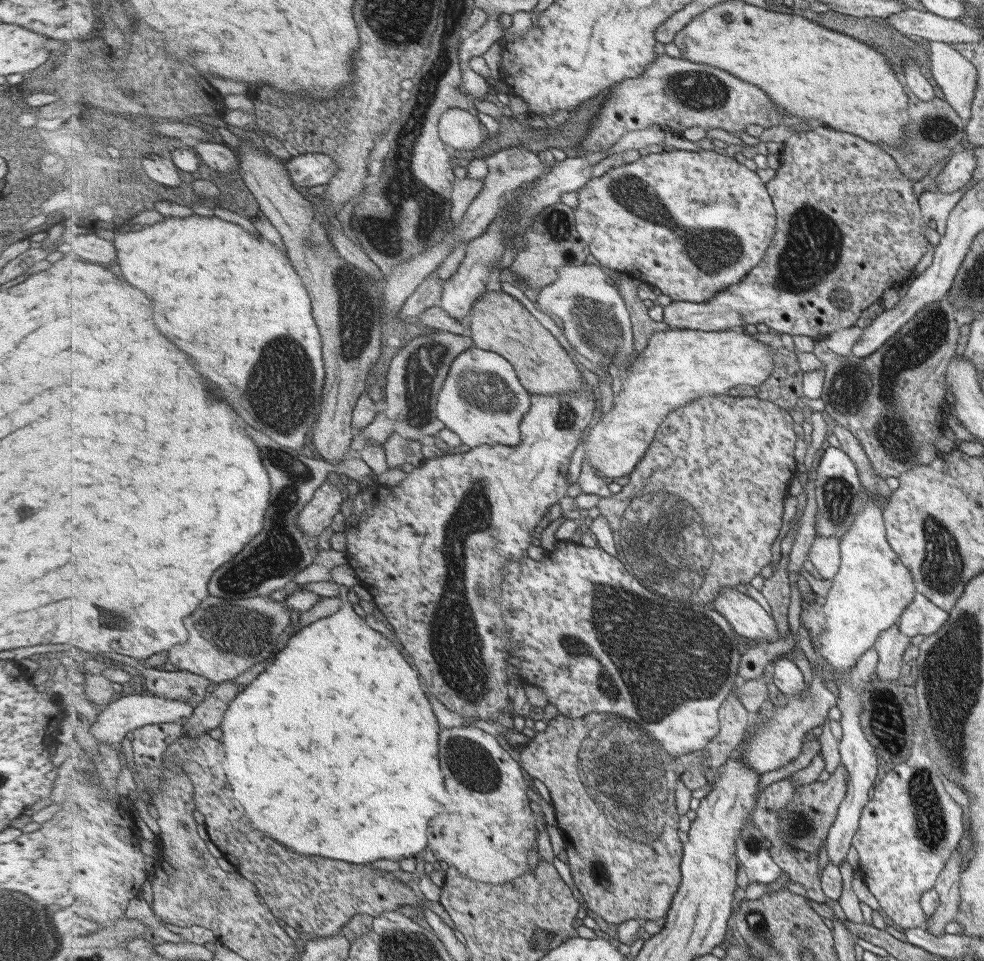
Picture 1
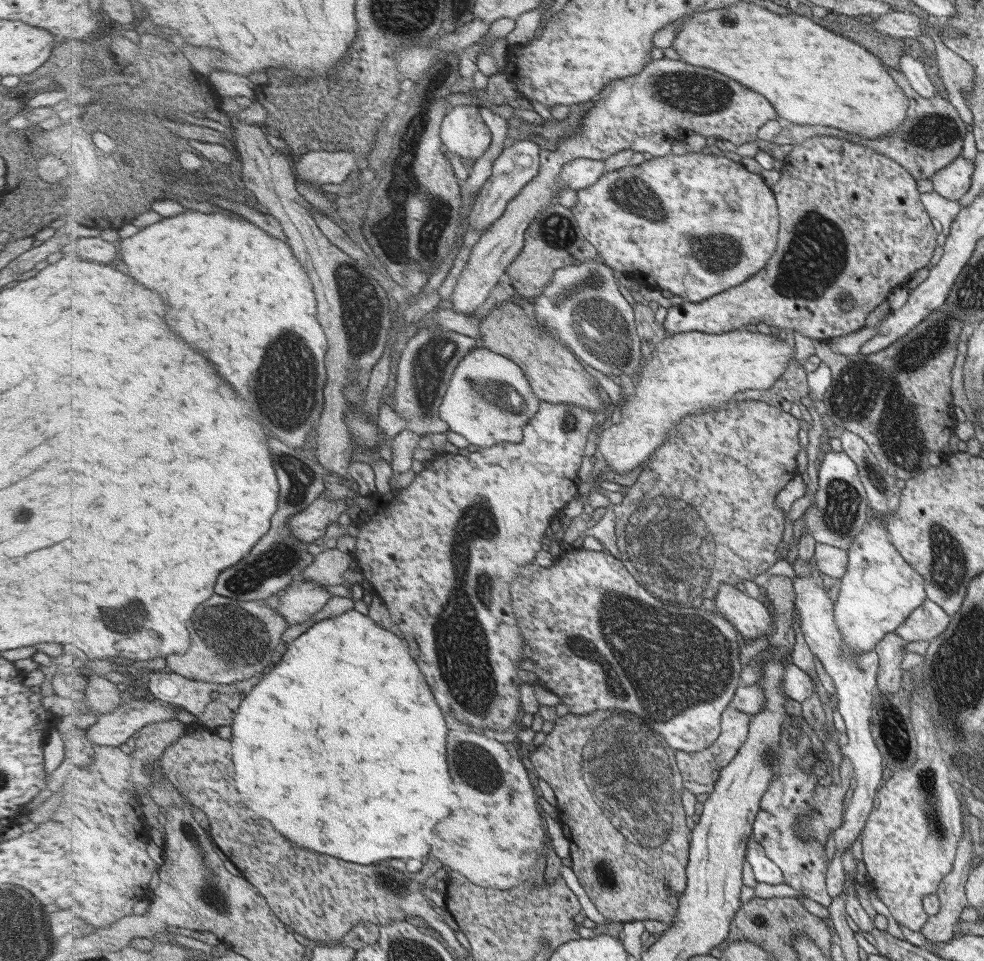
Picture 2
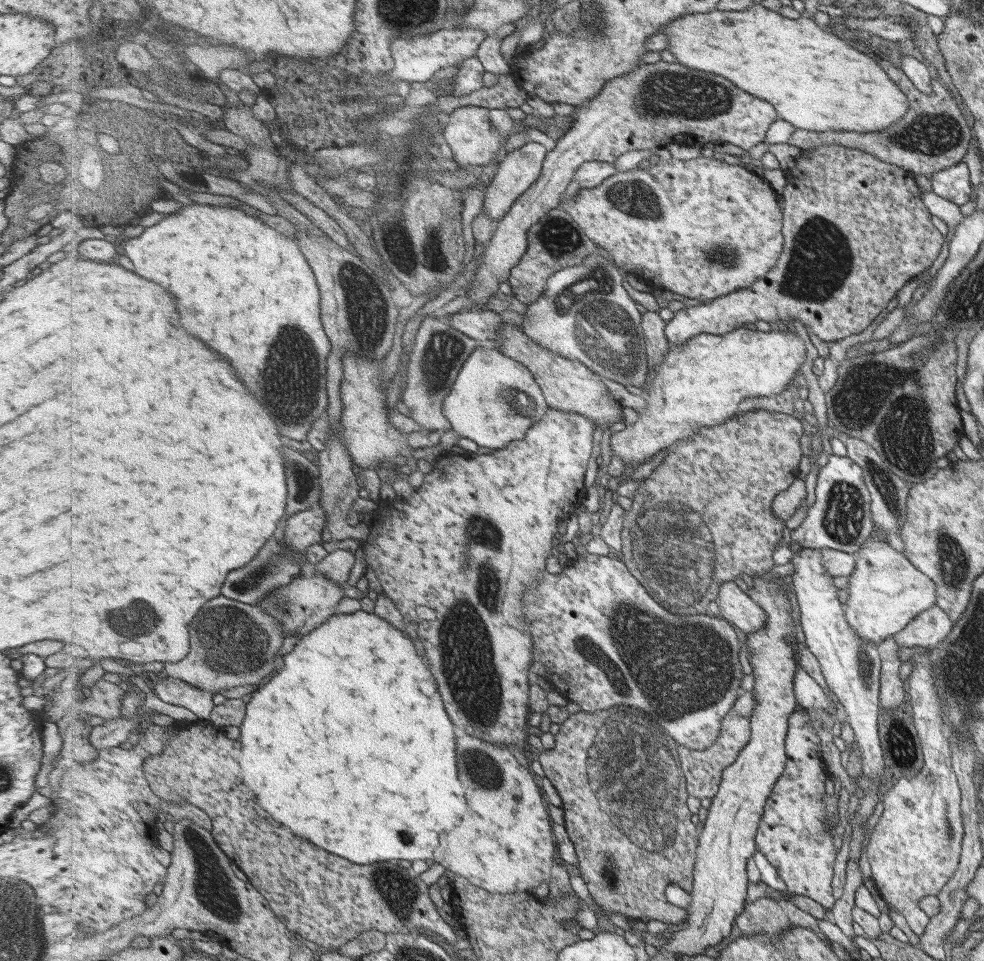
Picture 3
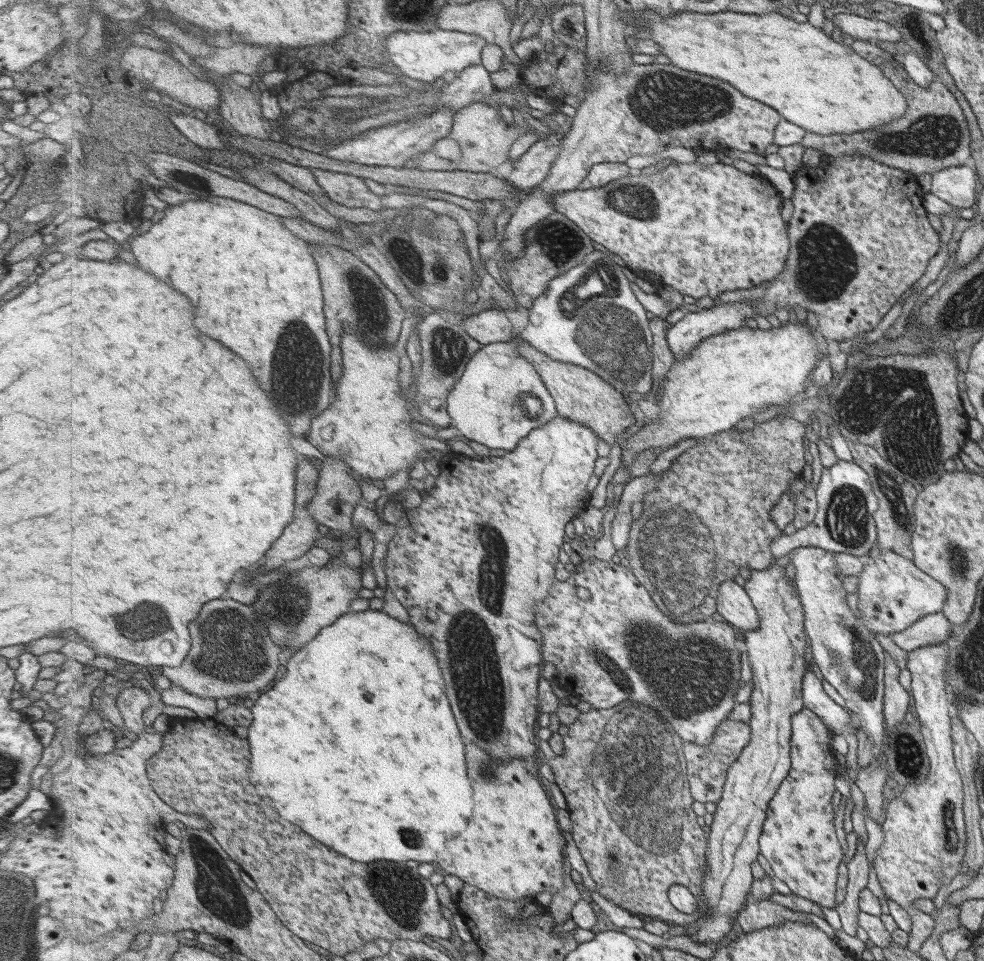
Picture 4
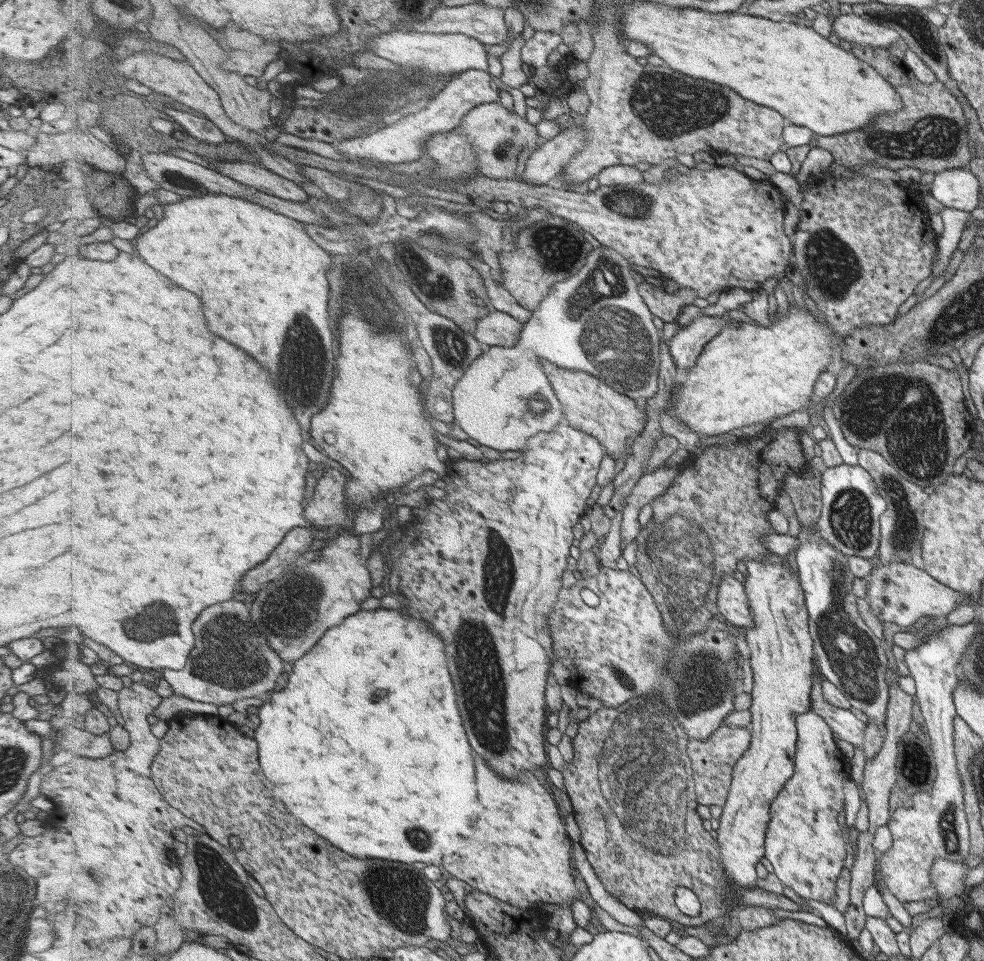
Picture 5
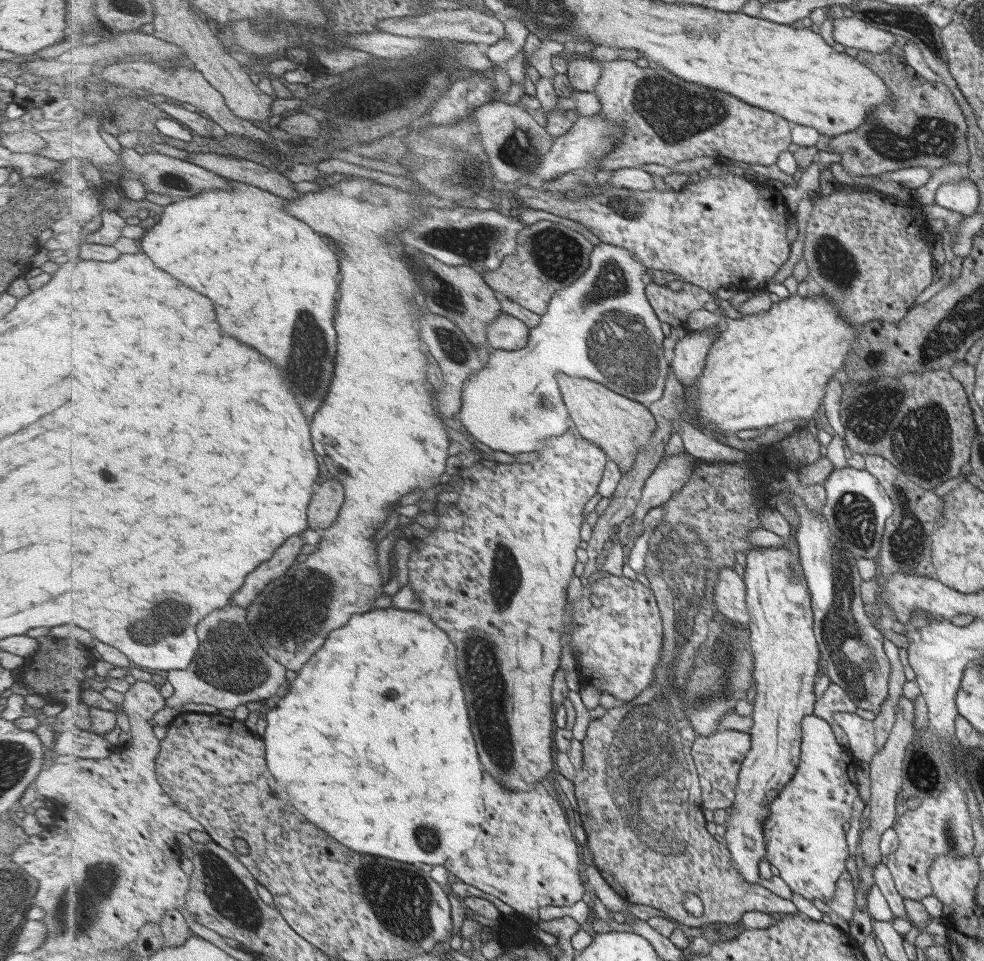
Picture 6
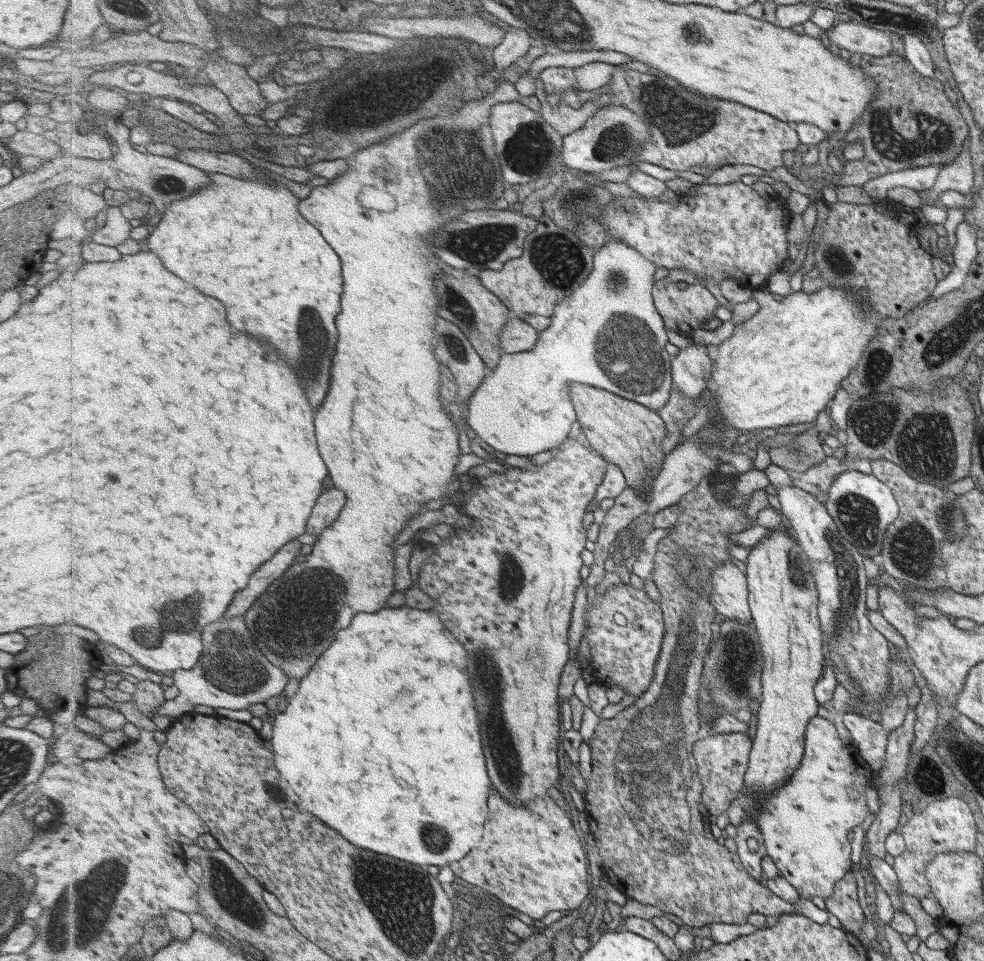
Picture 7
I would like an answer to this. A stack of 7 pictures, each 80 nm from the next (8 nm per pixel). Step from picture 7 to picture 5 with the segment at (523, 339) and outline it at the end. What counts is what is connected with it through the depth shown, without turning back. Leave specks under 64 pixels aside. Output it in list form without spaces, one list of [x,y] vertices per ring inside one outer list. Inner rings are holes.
[[[493,311],[477,323],[476,341],[489,346],[517,346],[524,324],[509,314]]]

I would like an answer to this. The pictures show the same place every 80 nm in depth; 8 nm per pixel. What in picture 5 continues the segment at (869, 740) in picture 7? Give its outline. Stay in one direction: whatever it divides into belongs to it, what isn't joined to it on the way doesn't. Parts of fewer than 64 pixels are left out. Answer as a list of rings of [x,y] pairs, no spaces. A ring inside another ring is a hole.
[[[815,679],[811,686],[811,712],[823,719],[830,726],[832,734],[837,734],[840,740],[861,749],[866,722],[852,710],[835,708],[825,703],[820,679]]]

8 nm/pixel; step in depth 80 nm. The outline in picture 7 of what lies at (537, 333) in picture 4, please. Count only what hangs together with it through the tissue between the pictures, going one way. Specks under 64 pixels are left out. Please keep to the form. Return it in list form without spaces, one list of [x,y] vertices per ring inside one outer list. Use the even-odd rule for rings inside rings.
[[[610,240],[605,248],[596,250],[594,257],[594,270],[591,273],[591,278],[585,280],[585,286],[579,288],[575,294],[568,296],[563,304],[560,304],[556,309],[554,317],[551,317],[551,325],[545,330],[539,332],[539,341],[533,350],[521,352],[517,354],[509,354],[502,352],[499,363],[494,371],[488,373],[488,377],[469,398],[468,411],[468,426],[471,426],[479,436],[473,436],[477,440],[483,440],[491,446],[500,456],[517,455],[521,457],[535,456],[547,450],[554,450],[561,446],[567,440],[567,434],[571,430],[571,426],[578,422],[578,414],[573,403],[573,395],[571,393],[572,382],[580,384],[590,384],[609,390],[623,398],[628,398],[645,405],[647,408],[659,411],[663,408],[671,398],[672,387],[674,386],[674,378],[672,374],[672,359],[673,356],[667,353],[667,344],[669,344],[669,334],[666,327],[666,322],[663,318],[663,313],[660,312],[654,299],[655,274],[657,274],[658,266],[647,260],[644,251],[638,250],[635,247],[629,246],[625,242],[619,240]]]

